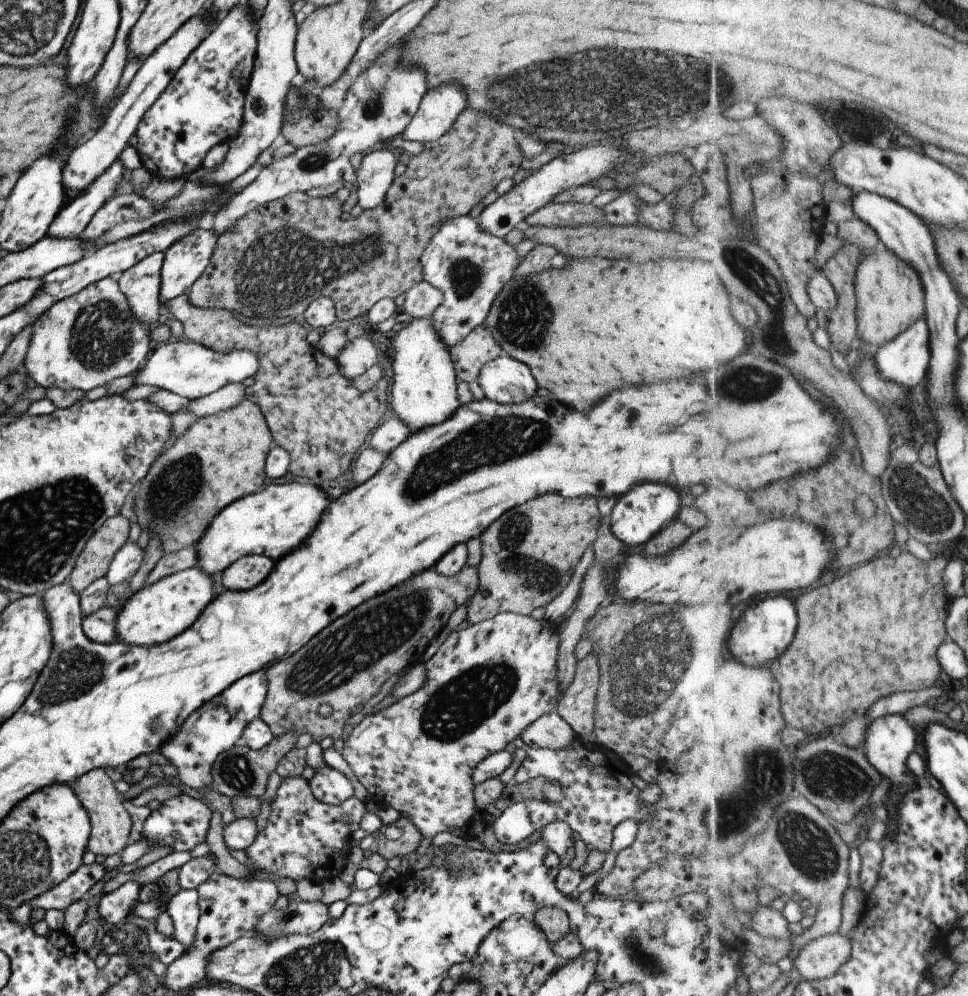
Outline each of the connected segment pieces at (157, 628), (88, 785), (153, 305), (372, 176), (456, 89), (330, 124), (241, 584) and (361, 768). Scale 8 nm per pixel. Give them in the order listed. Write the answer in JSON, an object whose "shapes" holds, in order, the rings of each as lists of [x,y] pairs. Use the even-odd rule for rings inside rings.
{"shapes":[[[[196,566],[161,578],[154,584],[145,584],[138,592],[129,594],[122,608],[117,611],[116,640],[124,642],[128,646],[142,644],[146,647],[166,642],[166,640],[178,636],[180,632],[184,632],[186,628],[190,628],[196,622],[198,614],[202,614],[202,610],[214,600],[214,584],[210,577],[211,575],[206,574],[204,570]]],[[[94,769],[92,772],[86,772],[71,787],[84,808],[87,809],[90,818],[91,833],[87,850],[95,855],[104,854],[106,857],[122,853],[123,849],[129,845],[128,838],[130,838],[130,830],[132,830],[132,820],[123,804],[121,794],[114,787],[114,782],[110,779],[106,770]]],[[[154,252],[125,270],[118,280],[120,292],[126,296],[132,314],[150,327],[157,324],[160,300],[161,268],[164,254]]],[[[387,146],[377,147],[370,154],[363,156],[361,167],[357,171],[356,190],[357,204],[360,204],[363,210],[372,210],[374,206],[381,204],[396,178],[396,163],[404,157],[401,151],[393,151]]],[[[442,84],[424,95],[418,112],[402,132],[407,141],[434,142],[446,134],[466,108],[466,92],[458,84]]],[[[293,86],[283,112],[284,142],[299,147],[310,147],[328,140],[338,130],[338,114],[326,110],[315,94],[302,92]]],[[[246,555],[222,572],[222,584],[228,590],[252,590],[274,570],[273,559],[266,555]]],[[[500,613],[494,618],[469,625],[460,631],[452,631],[439,650],[430,659],[424,662],[426,668],[426,682],[420,690],[412,692],[400,698],[400,700],[380,712],[366,716],[356,728],[350,732],[345,740],[341,754],[346,760],[350,769],[354,772],[356,778],[368,790],[369,798],[378,805],[378,808],[394,808],[400,817],[406,816],[408,820],[418,828],[424,838],[432,838],[438,832],[452,832],[454,828],[461,828],[472,820],[476,812],[476,802],[474,800],[473,772],[476,766],[485,758],[488,758],[495,752],[505,750],[510,742],[516,738],[521,738],[522,732],[530,724],[534,724],[538,717],[544,716],[556,709],[560,698],[560,684],[558,684],[558,648],[560,648],[560,631],[562,625],[554,621],[543,620],[539,622],[530,615],[520,615],[516,613]]]]}

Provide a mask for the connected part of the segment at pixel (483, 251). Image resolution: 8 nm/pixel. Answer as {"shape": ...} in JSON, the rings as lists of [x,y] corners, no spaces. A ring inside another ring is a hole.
{"shape":[[[469,214],[444,222],[430,238],[420,260],[421,272],[424,281],[444,294],[442,304],[436,308],[431,319],[434,330],[447,347],[456,346],[474,328],[484,325],[496,296],[513,278],[520,264],[514,247],[504,242],[503,238],[484,232],[478,220]]]}

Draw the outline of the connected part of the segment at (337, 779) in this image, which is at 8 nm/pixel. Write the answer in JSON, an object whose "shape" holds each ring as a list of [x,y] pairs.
{"shape":[[[327,764],[314,770],[309,785],[312,794],[320,802],[328,805],[342,804],[347,798],[354,796],[354,786],[351,781],[345,774]]]}

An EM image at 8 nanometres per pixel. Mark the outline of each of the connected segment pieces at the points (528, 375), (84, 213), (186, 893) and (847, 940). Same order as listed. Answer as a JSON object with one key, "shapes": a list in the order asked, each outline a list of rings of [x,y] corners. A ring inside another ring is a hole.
{"shapes":[[[[504,352],[496,360],[482,366],[478,382],[485,398],[500,404],[526,402],[536,395],[539,388],[530,368]]],[[[120,159],[116,160],[102,176],[98,176],[96,182],[92,182],[76,198],[63,205],[50,223],[47,236],[60,240],[78,237],[96,211],[115,195],[120,180],[124,178],[124,172]]],[[[197,889],[180,890],[167,903],[167,912],[174,925],[174,939],[185,950],[194,948],[194,934],[199,923],[199,904]]],[[[836,933],[825,935],[807,944],[795,960],[795,968],[808,980],[829,979],[852,960],[852,936]]]]}

